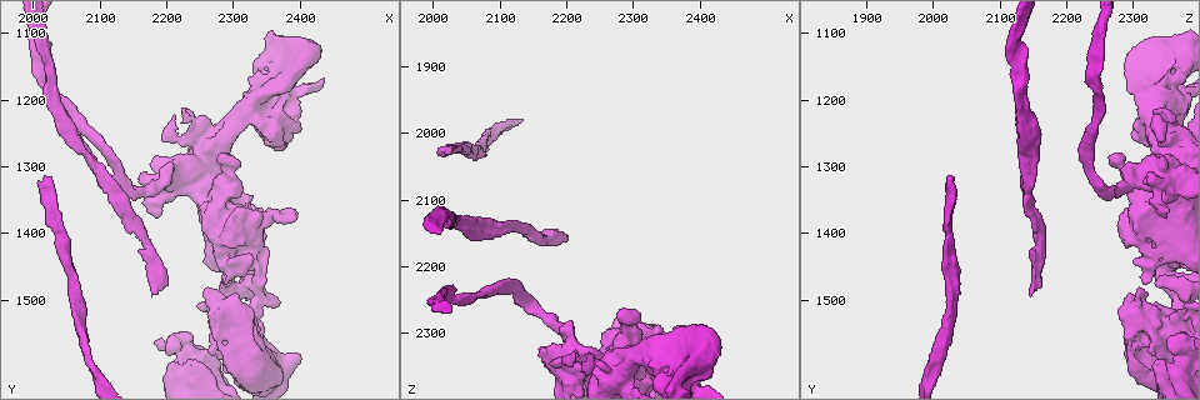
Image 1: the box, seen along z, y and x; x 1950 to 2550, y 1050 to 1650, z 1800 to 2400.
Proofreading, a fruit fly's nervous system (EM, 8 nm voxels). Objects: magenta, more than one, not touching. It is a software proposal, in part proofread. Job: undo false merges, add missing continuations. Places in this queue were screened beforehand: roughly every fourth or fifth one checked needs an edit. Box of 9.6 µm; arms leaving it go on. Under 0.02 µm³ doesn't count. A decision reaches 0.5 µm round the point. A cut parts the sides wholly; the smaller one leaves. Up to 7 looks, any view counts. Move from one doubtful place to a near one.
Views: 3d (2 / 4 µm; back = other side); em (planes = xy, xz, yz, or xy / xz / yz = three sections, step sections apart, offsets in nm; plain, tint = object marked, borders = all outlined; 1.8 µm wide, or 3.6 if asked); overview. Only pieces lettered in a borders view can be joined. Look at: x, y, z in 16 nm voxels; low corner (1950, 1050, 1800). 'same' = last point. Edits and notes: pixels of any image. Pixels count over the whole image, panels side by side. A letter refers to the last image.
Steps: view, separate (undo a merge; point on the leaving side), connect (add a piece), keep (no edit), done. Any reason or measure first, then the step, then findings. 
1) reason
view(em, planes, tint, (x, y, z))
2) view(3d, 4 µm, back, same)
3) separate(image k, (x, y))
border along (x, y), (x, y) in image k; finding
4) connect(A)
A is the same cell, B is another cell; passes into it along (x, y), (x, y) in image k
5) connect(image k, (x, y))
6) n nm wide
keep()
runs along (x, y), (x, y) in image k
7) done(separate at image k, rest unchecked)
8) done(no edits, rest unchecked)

stops while still wide
view(em, 3.6 µm, planes, tint, (2235, 1595, 2340))

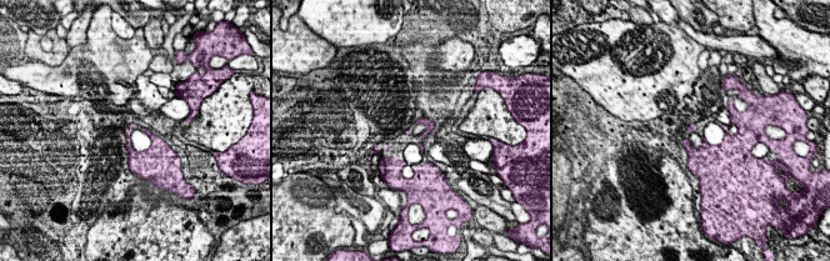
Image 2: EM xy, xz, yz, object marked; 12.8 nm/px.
view(em, 3.6 µm, planes, borders, same)

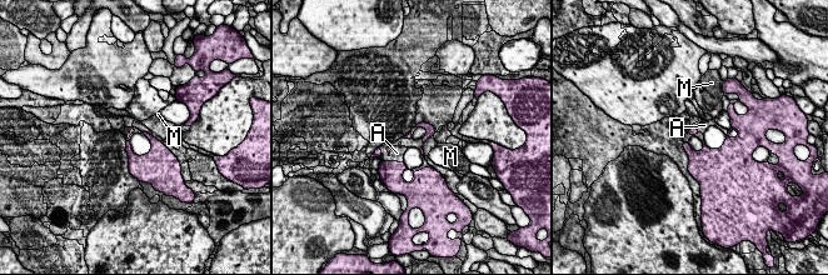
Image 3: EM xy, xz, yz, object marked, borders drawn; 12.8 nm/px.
connect(A)
A is the same cell, M is another cell; passes into it along (390, 173), (392, 160), (397, 153) in image 3; it goes on there

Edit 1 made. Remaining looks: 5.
view(overview)

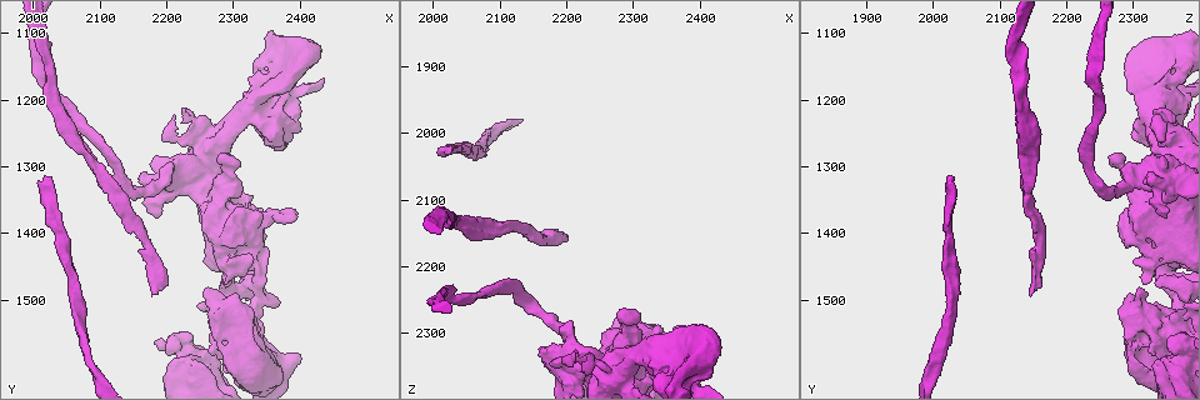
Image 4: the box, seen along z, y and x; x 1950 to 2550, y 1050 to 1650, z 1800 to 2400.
long arm stops here
view(3d, 4 µm, (2175, 1490, 2145))

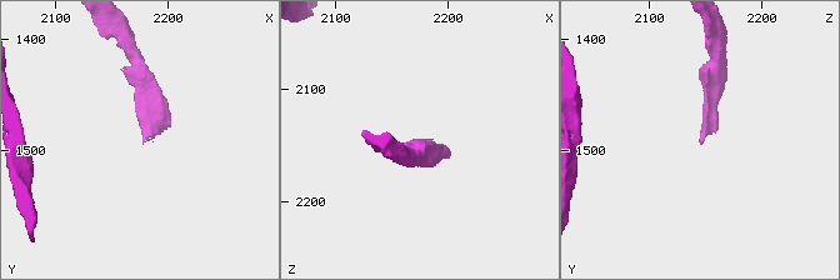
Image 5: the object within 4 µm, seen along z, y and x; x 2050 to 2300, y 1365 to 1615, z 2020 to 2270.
shape alone is not enough
view(em, yz, step 8, tint, (2178, 1492, 2148))

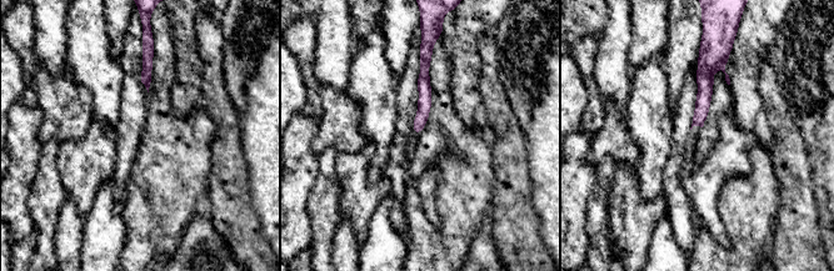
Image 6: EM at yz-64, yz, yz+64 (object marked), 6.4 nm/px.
view(em, planes, borders, same)

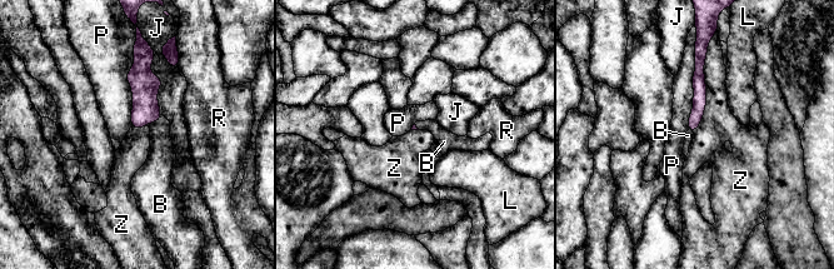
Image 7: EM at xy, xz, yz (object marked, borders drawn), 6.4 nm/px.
connect(B)
B is the same cell, J, L, P, R and Z are other cells; the neuron continues

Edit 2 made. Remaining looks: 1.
branch stops here
view(em, xy, step 4, borders, (2025, 1310, 2020))

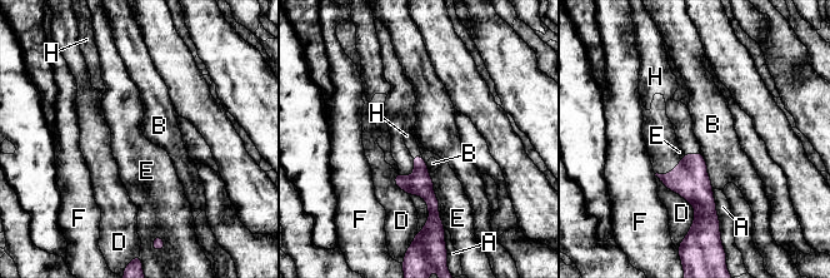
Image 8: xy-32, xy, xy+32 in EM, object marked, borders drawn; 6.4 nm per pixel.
D touches over 400 nm
connect(H)
H is the same cell, A, B, D, E and F are other cells; it goes on there

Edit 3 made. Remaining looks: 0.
done(connect at image 3, connect at image 7, connect at image 8, rest unchecked)

